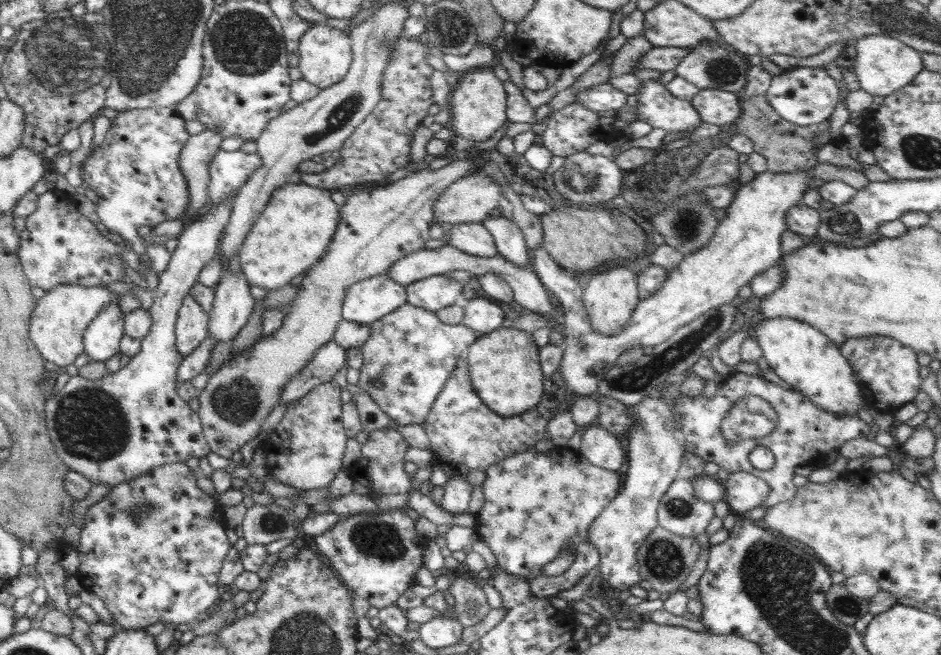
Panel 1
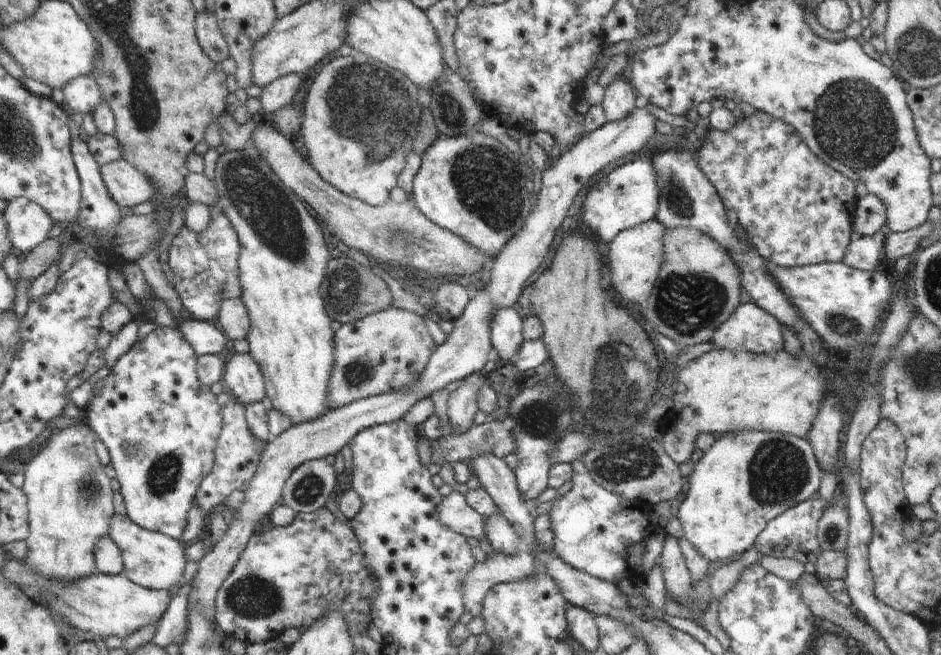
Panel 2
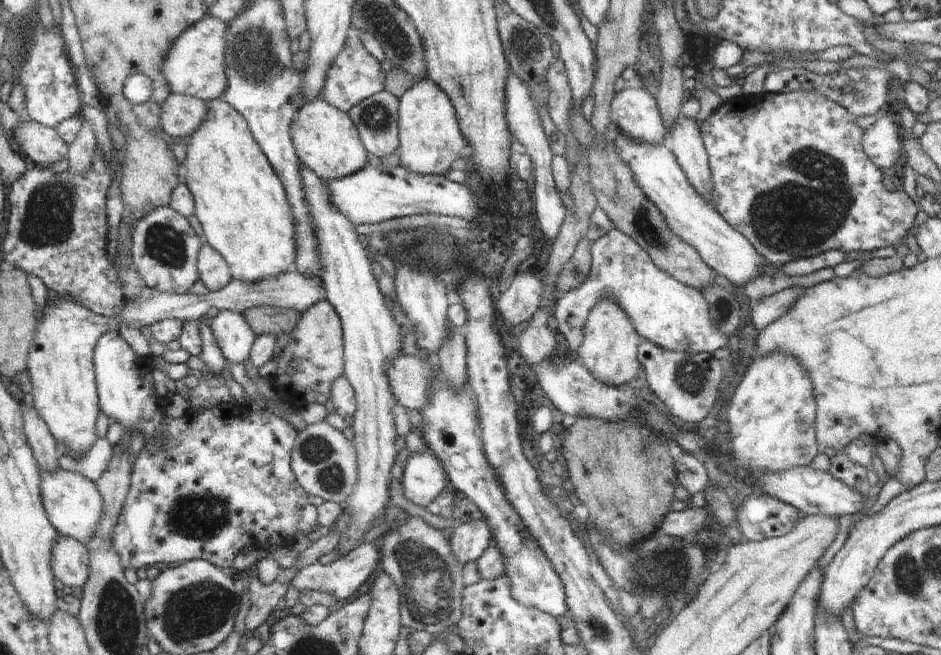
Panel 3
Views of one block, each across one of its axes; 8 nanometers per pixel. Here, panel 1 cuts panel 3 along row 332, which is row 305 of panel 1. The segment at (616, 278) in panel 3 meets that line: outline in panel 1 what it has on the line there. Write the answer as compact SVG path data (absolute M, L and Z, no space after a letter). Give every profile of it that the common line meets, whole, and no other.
M811 169L789 173L775 173L766 170L763 173L757 173L750 182L740 185L735 190L733 201L725 208L726 216L718 223L711 241L704 248L685 254L680 264L668 272L666 282L658 292L644 300L639 299L631 319L624 330L620 331L620 334L599 334L597 330L594 330L586 316L586 310L583 308L583 280L556 265L543 245L534 249L531 253L532 269L538 275L544 288L548 292L552 292L558 303L562 304L562 308L560 308L562 328L559 330L564 335L565 351L556 377L565 382L569 400L589 395L596 396L599 377L605 370L615 365L616 359L624 351L636 347L656 346L668 340L681 326L686 326L702 313L706 313L707 310L715 309L727 302L738 302L738 290L742 286L781 261L783 255L781 236L787 229L786 213L793 206L802 202L806 188L809 186L812 188L811 182Z

